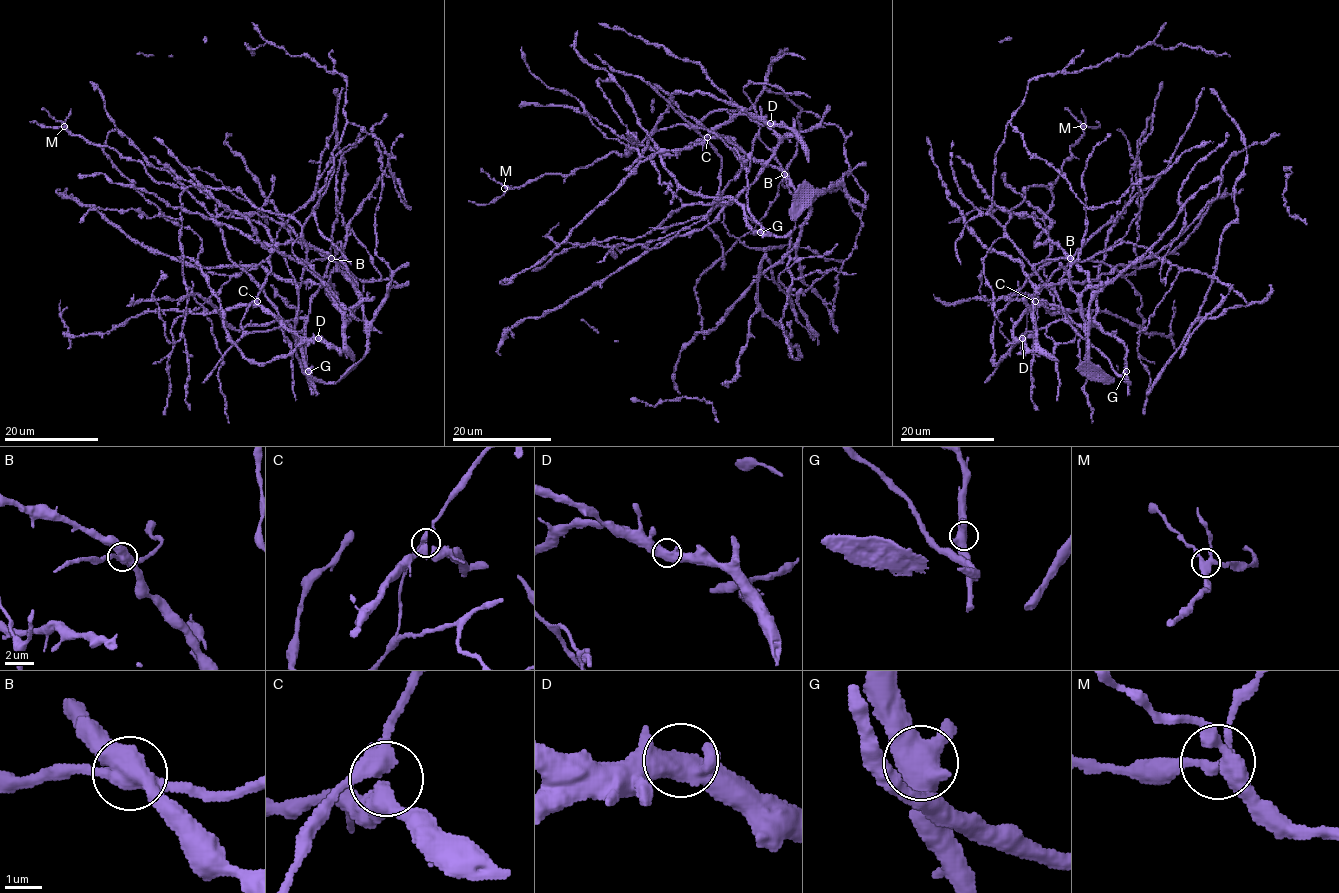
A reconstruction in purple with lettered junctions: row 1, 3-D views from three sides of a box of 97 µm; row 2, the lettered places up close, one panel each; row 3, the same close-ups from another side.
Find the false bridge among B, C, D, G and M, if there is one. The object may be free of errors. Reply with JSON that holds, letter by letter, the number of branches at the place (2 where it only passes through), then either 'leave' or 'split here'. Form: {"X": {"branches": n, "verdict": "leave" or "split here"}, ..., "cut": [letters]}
{"B": {"branches": 4, "verdict": "leave"}, "C": {"branches": 4, "verdict": "leave"}, "D": {"branches": 4, "verdict": "leave"}, "G": {"branches": 4, "verdict": "leave"}, "M": {"branches": 4, "verdict": "leave"}, "cut": []}

